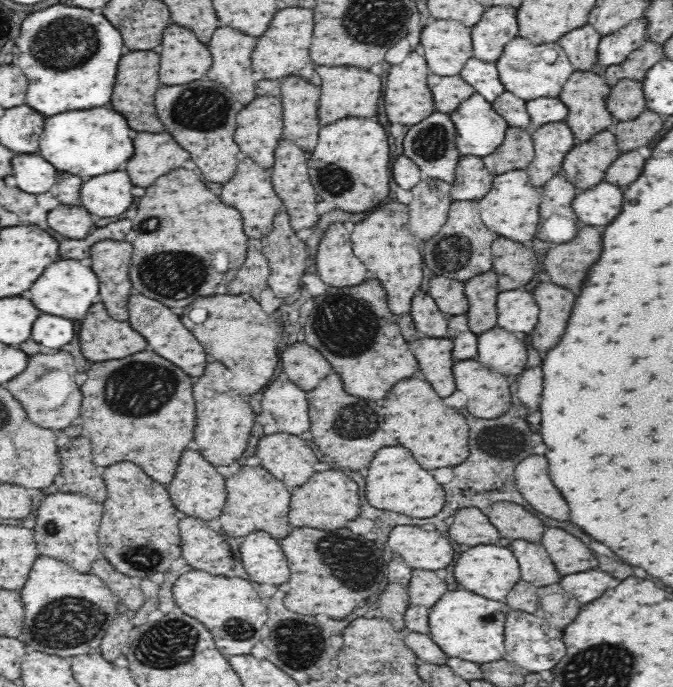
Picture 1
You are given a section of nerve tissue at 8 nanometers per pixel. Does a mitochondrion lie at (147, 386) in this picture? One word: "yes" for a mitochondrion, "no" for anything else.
yes

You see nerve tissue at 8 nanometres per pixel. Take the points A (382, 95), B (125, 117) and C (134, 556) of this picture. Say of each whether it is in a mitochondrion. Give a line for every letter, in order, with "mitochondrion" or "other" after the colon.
A: other
B: other
C: mitochondrion

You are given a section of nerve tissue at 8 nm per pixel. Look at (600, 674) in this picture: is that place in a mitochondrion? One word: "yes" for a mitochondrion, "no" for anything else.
yes

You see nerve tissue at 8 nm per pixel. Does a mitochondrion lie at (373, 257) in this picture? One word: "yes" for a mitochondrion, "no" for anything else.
no

